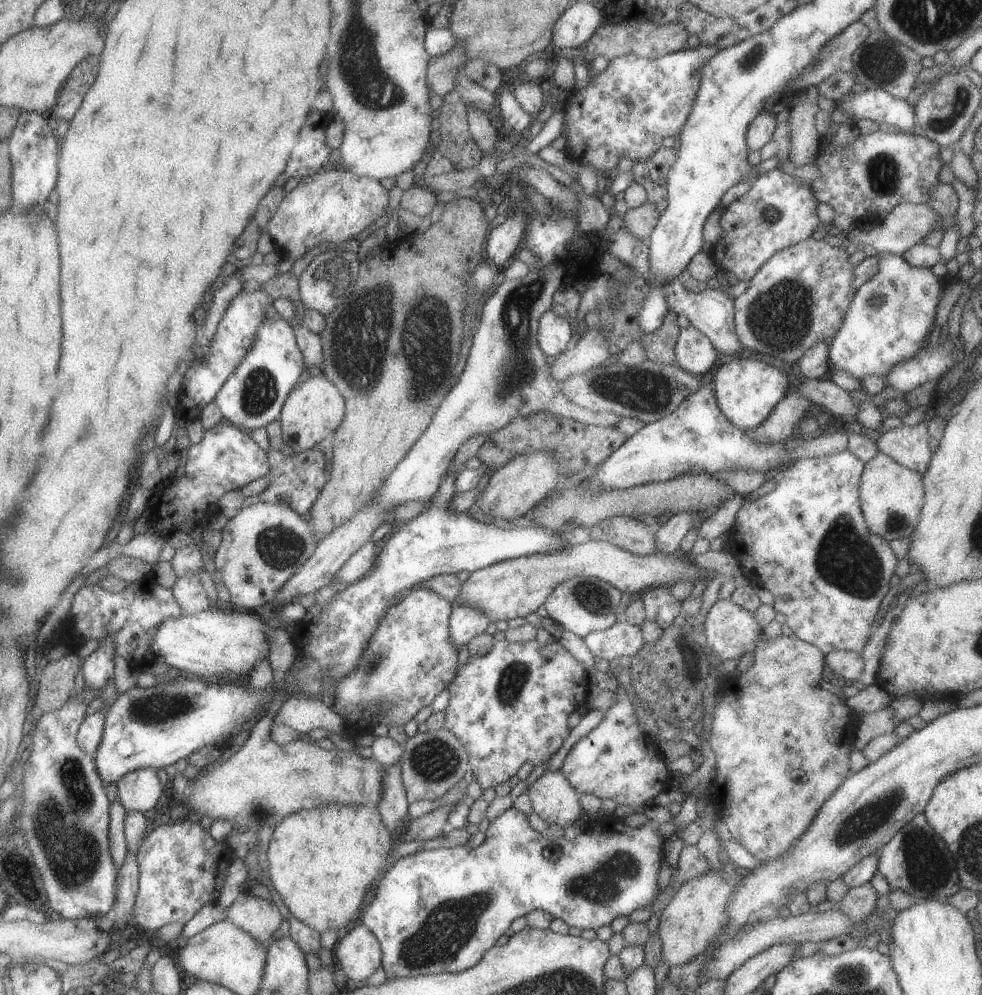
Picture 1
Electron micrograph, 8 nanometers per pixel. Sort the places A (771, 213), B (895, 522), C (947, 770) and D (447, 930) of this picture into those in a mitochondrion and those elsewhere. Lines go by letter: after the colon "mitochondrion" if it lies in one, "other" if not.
A: mitochondrion
B: mitochondrion
C: other
D: mitochondrion

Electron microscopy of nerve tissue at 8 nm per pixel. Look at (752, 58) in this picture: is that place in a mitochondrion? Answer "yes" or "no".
yes

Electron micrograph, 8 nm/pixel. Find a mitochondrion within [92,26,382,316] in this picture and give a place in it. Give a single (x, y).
(333, 274)

